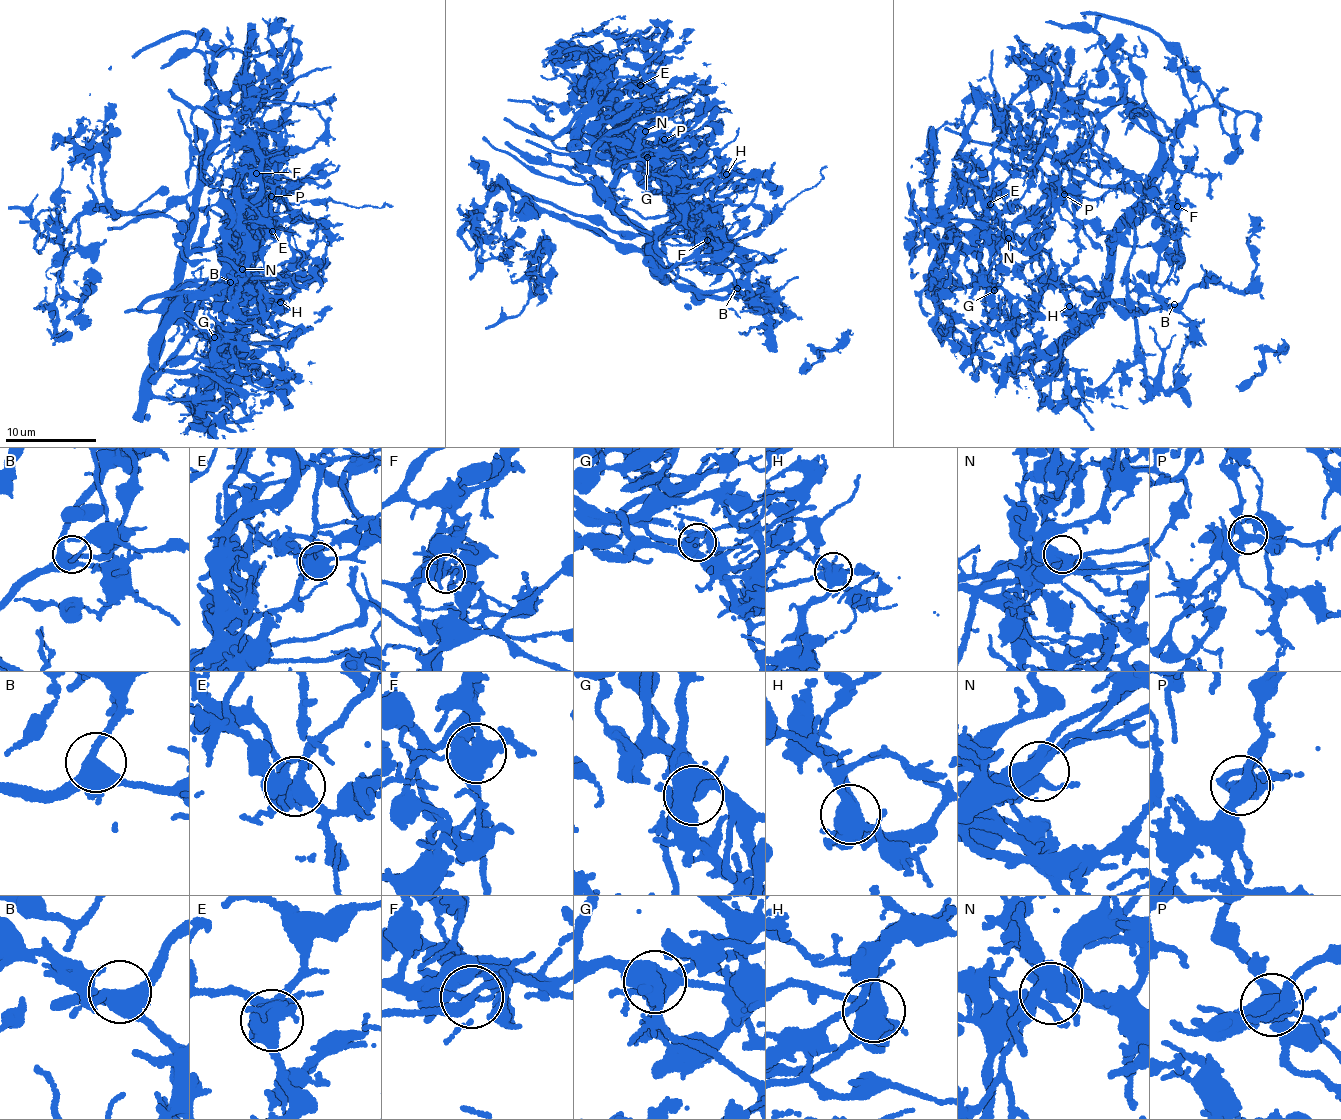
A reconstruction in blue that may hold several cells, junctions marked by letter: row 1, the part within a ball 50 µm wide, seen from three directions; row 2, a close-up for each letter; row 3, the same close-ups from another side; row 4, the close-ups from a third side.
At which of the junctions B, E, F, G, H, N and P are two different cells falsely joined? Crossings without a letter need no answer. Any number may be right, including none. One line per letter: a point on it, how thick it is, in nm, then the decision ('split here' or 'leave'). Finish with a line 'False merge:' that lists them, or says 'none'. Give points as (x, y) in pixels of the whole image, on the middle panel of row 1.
B: at (737, 288); 400 nm thick; leave
E: at (640, 85); 550 nm thick; leave
F: at (707, 240); 170 nm thick; split here
G: at (647, 157); 440 nm thick; leave
H: at (726, 174); 500 nm thick; split here
N: at (645, 131); 400 nm thick; leave
P: at (664, 139); 380 nm thick; leave
False merge: F, H

